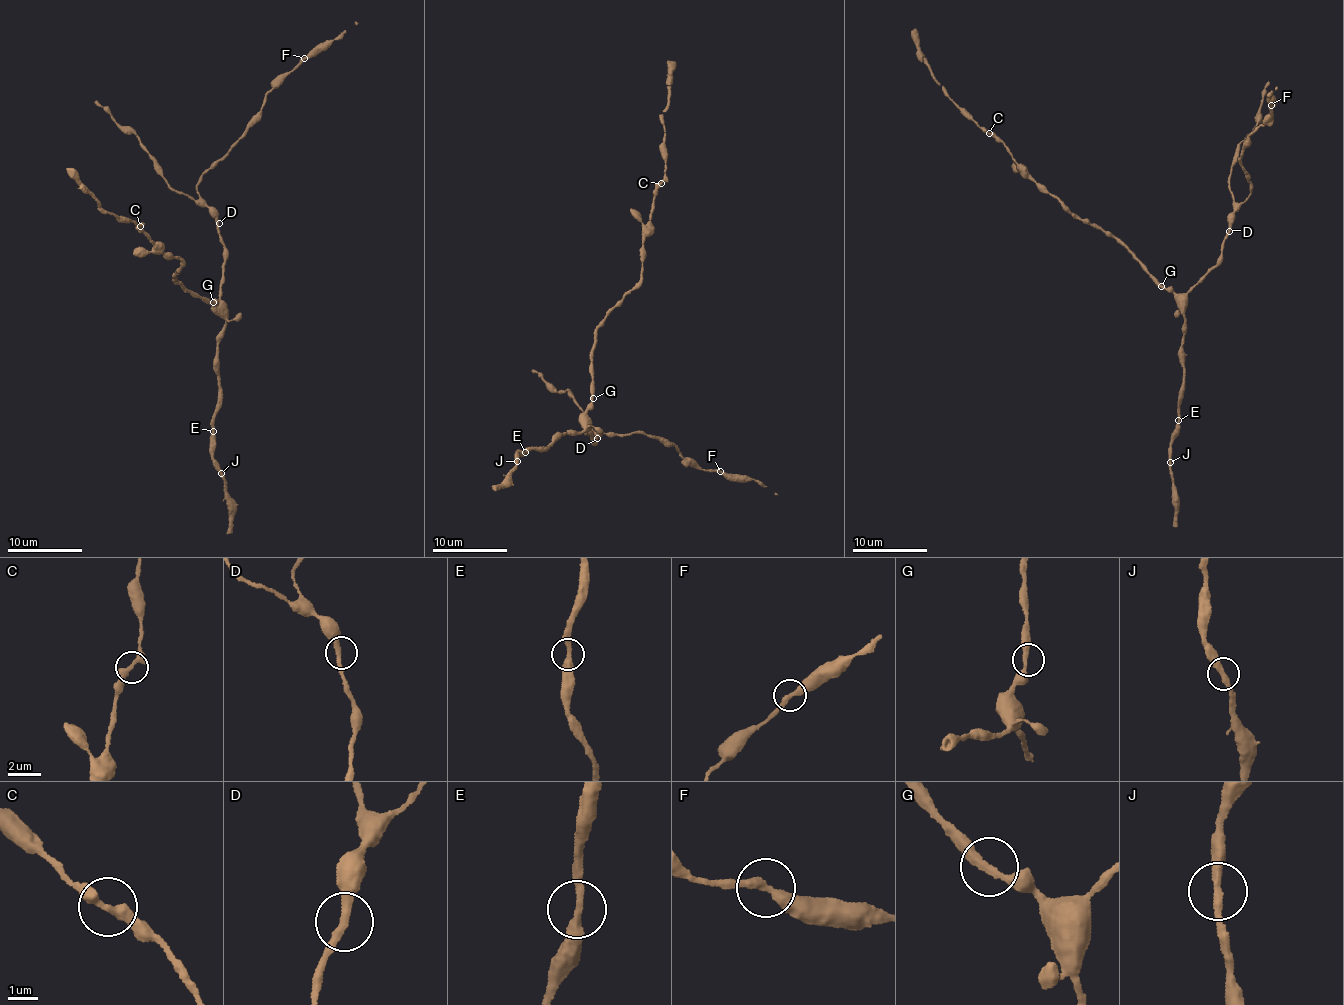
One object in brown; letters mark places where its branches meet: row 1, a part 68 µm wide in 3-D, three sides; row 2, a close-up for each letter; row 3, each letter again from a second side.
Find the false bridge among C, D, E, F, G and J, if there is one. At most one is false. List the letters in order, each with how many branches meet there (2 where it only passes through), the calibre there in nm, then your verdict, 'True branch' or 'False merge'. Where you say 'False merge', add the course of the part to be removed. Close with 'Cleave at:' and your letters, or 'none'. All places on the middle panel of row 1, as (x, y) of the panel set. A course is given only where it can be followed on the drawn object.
C: Branches: 2. Thickness 360 nm. True branch
D: Branches: 2. Thickness 300 nm. True branch
E: Branches: 2. Thickness 320 nm. True branch
F: Branches: 2. Thickness 320 nm. True branch
G: Branches: 2. Thickness 300 nm. True branch
J: Branches: 2. Thickness 320 nm. True branch
Cleave at: none

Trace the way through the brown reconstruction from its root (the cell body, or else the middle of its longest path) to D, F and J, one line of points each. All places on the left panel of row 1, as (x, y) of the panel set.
D: (211, 303), (214, 301), (215, 304), (220, 300), (225, 262), (219, 223)
F: (211, 303), (220, 300), (225, 262), (216, 218), (203, 204), (197, 181), (241, 136), (267, 92), (303, 57)
J: (211, 303), (225, 320), (224, 335), (217, 345), (219, 405), (213, 415), (213, 464), (221, 473)

